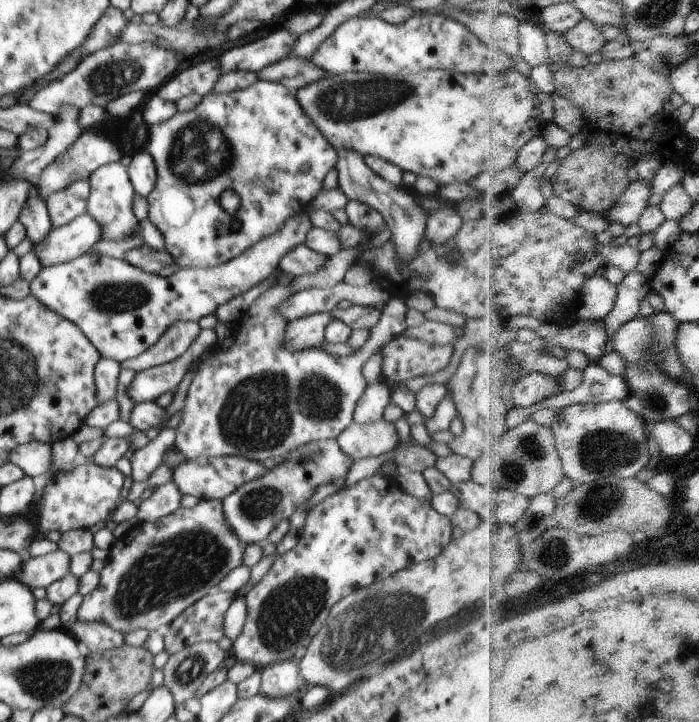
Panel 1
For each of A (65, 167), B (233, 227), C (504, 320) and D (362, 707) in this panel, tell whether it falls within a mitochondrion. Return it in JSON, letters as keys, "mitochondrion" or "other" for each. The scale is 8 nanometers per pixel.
{"A":"mitochondrion","B":"other","C":"other","D":"other"}

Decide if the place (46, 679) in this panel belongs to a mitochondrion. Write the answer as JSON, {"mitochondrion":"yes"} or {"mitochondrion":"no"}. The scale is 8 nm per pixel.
{"mitochondrion":"yes"}

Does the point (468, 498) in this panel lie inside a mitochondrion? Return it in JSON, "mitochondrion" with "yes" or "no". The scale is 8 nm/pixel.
{"mitochondrion":"no"}

